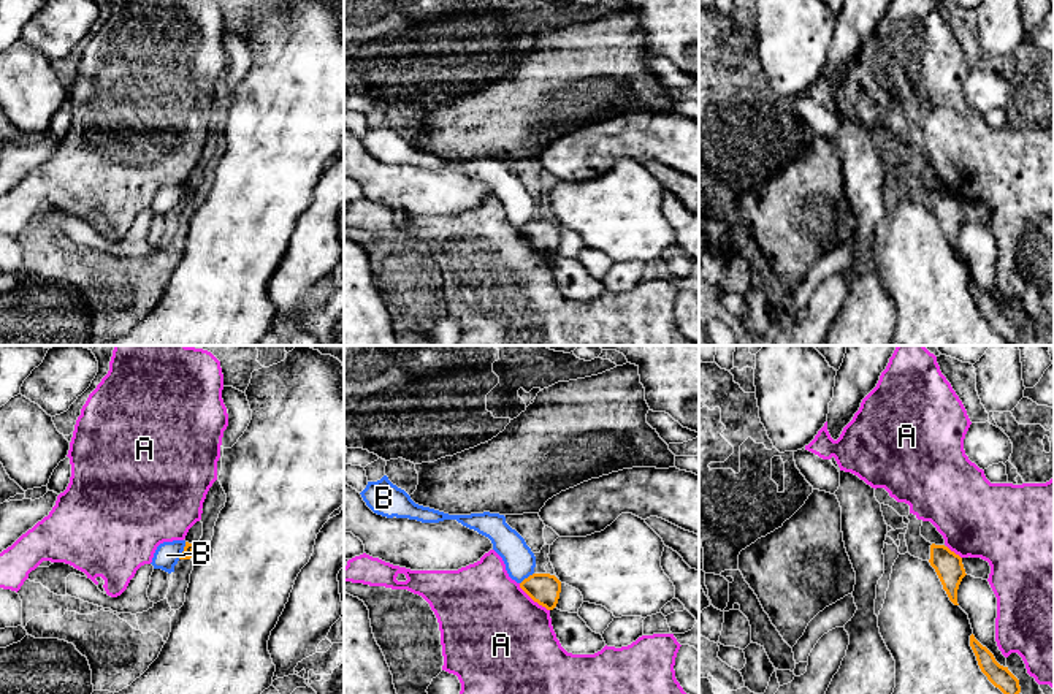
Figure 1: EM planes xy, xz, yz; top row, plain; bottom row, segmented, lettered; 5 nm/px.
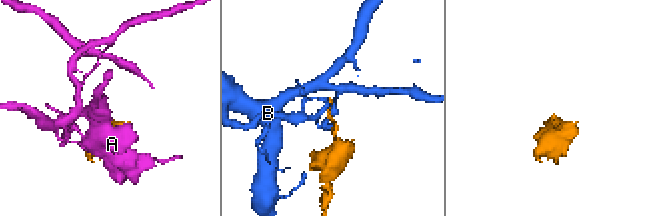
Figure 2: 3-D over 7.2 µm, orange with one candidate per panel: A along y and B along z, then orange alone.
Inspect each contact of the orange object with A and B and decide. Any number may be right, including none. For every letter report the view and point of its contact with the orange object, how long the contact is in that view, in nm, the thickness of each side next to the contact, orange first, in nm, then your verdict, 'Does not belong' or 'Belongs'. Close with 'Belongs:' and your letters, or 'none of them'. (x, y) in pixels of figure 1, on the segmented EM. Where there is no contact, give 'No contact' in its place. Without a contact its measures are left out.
A: Touches orange at xz (533, 599). Shared border 220 nm. Thickness 160 nm (orange) against 500 nm. Does not belong
B: Touches orange at xy (184, 550). Shared border 100 nm. Thickness 50 nm (orange) against 130 nm. Does not belong
Belongs: none of them

